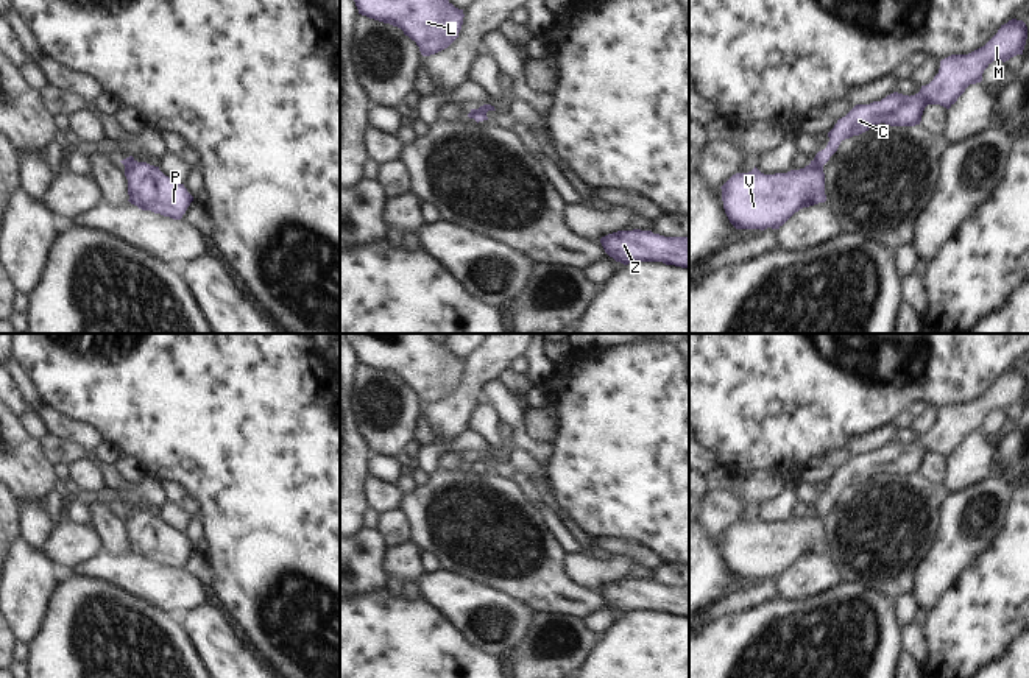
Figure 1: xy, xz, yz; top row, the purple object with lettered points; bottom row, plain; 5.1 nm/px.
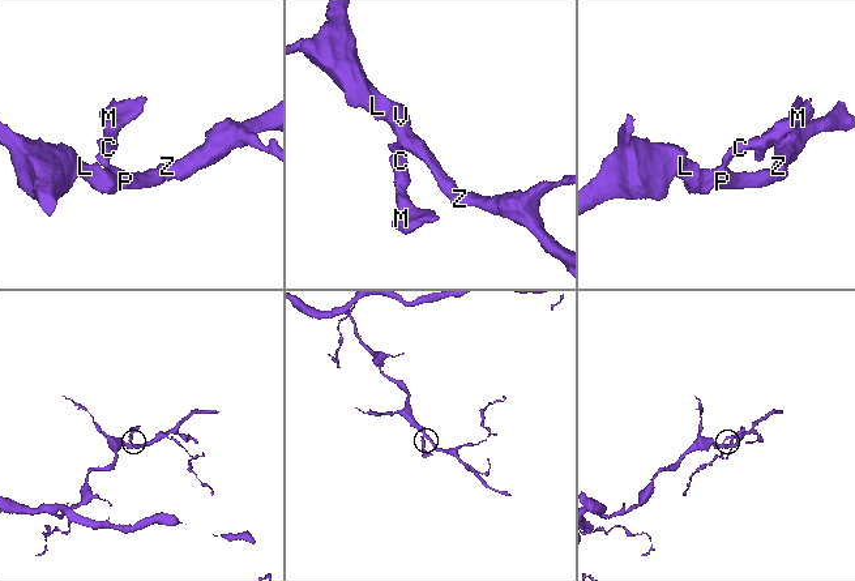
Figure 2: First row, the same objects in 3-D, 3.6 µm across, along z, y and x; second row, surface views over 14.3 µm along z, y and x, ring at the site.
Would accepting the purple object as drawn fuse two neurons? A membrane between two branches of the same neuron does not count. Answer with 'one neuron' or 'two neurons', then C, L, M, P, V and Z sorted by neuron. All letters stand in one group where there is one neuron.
two neurons; C M / L P V Z

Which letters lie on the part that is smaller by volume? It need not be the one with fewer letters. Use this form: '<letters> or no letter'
C, M

